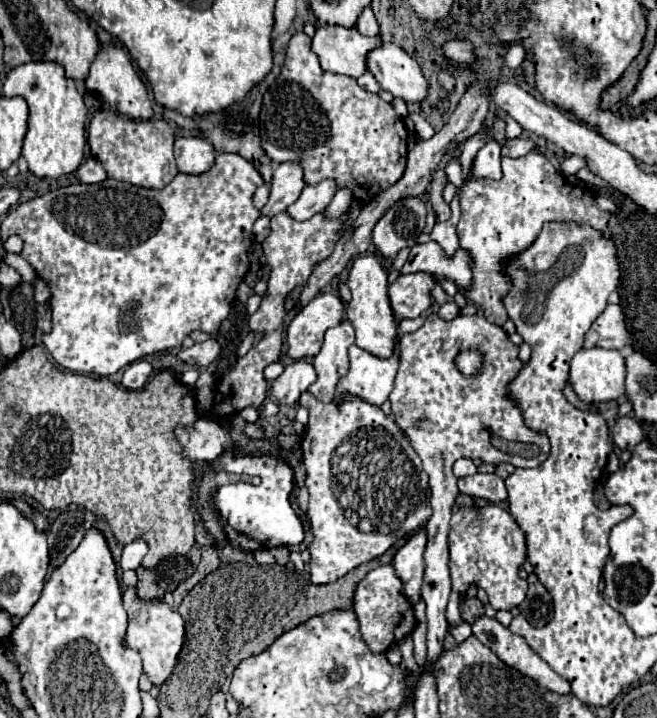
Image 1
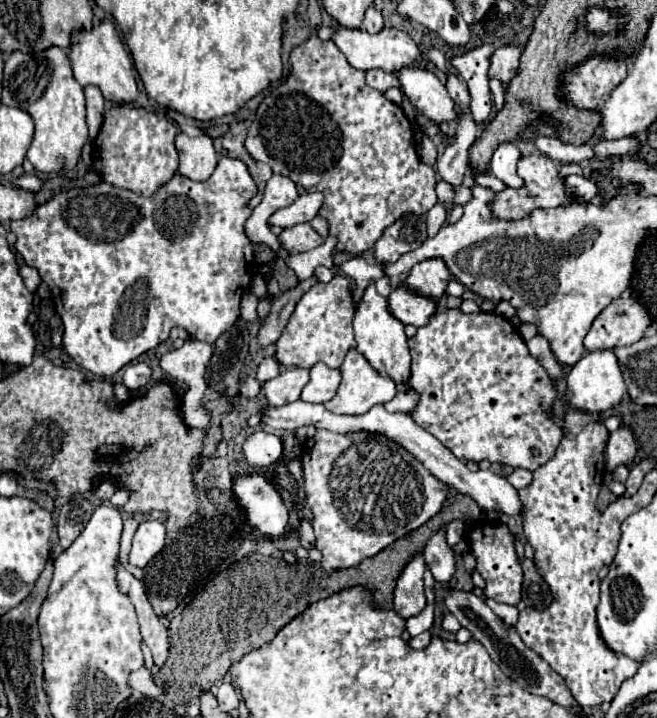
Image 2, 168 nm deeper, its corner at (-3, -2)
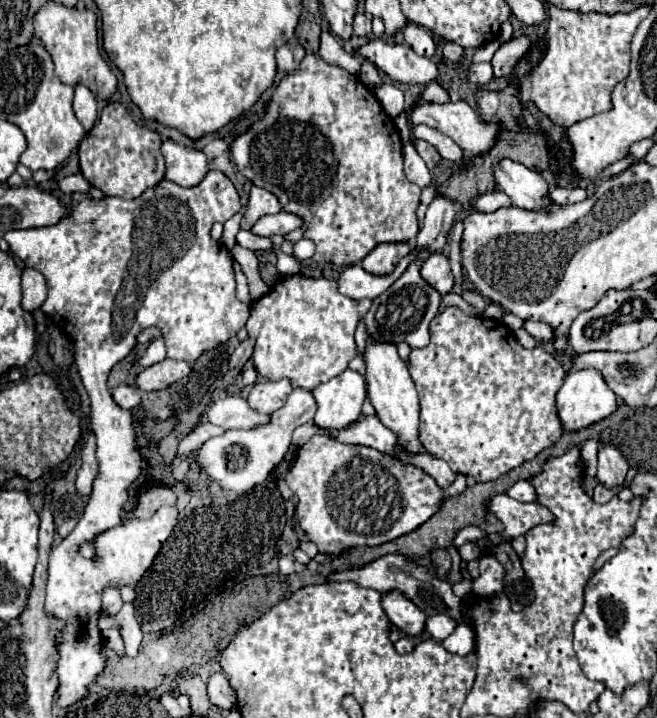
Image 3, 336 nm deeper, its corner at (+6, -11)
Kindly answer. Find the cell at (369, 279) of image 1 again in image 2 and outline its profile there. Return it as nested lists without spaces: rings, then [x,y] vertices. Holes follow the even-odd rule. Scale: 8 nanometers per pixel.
[[[374,281],[366,287],[362,301],[356,307],[356,315],[354,315],[354,337],[356,337],[356,349],[368,359],[368,363],[380,373],[380,375],[388,375],[396,381],[398,393],[392,401],[388,401],[384,407],[390,413],[410,413],[414,409],[414,403],[418,401],[418,395],[414,395],[414,391],[406,391],[406,375],[410,375],[410,353],[408,353],[408,345],[406,345],[406,335],[404,335],[404,323],[394,319],[394,315],[390,315],[390,307],[388,307],[388,299],[380,297],[376,293],[376,285]]]

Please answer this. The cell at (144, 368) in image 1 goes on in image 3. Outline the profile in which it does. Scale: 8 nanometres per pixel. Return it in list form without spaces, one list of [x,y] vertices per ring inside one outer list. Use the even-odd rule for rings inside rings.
[[[121,384],[119,388],[115,388],[113,392],[113,400],[125,408],[125,410],[133,410],[135,406],[141,404],[141,392],[135,388],[135,386],[127,386],[127,384]]]

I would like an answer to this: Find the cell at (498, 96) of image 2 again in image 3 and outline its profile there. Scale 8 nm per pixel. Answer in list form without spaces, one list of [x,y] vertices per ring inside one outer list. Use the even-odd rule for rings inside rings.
[[[481,62],[481,64],[473,64],[467,78],[473,82],[473,84],[487,84],[491,78],[493,78],[493,68],[491,68],[491,62]]]

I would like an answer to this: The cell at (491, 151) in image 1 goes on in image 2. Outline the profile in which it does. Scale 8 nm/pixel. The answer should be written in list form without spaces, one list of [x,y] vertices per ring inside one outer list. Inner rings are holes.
[[[502,143],[492,155],[488,173],[498,177],[504,185],[518,189],[518,187],[522,187],[522,179],[516,175],[516,163],[520,157],[522,157],[522,153],[518,147],[514,147],[512,143]]]

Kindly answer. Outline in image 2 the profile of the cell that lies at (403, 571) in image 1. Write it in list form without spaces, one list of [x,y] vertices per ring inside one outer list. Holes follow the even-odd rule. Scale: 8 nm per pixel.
[[[416,553],[398,577],[396,591],[394,591],[394,611],[402,619],[410,619],[426,607],[424,579],[422,579],[424,571],[426,571],[424,557]]]

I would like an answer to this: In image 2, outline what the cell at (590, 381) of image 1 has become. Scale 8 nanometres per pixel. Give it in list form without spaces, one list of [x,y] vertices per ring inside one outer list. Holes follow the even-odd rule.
[[[590,351],[586,353],[568,373],[566,377],[568,391],[566,397],[574,409],[582,409],[586,413],[600,413],[606,409],[612,409],[614,405],[620,403],[620,399],[626,393],[626,383],[622,379],[622,371],[618,367],[618,359],[614,351]]]

